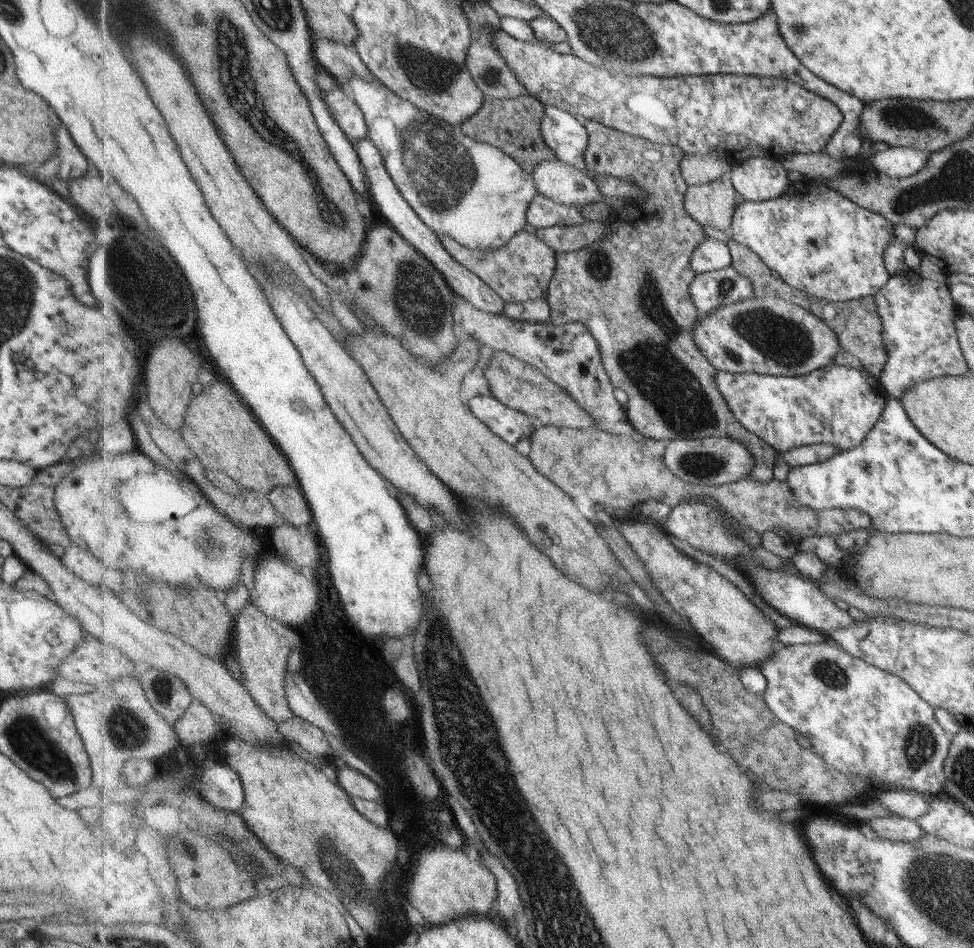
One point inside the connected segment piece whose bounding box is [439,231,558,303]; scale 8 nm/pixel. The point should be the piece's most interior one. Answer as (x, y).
(524, 271)

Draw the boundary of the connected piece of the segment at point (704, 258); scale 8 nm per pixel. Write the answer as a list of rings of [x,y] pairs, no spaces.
[[[705,237],[693,251],[692,265],[697,273],[720,271],[733,264],[729,245],[723,240]]]

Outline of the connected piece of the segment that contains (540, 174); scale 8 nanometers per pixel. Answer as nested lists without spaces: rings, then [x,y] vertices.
[[[557,158],[539,163],[533,175],[538,192],[556,203],[583,206],[603,200],[597,183],[589,175]]]

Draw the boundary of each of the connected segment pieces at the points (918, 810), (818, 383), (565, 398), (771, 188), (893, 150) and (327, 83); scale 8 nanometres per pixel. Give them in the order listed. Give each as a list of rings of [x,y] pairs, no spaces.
[[[892,789],[881,791],[877,801],[881,803],[885,810],[889,810],[892,815],[915,820],[925,811],[928,811],[930,798],[928,795],[922,795],[913,791]]]
[[[840,365],[794,377],[717,371],[714,379],[738,421],[780,451],[813,443],[832,446],[837,453],[853,449],[877,424],[886,404],[885,390],[877,378],[863,369]]]
[[[505,351],[494,352],[484,368],[492,396],[505,406],[533,416],[542,426],[555,425],[570,429],[595,429],[597,422],[592,416],[554,380],[534,366]]]
[[[755,157],[733,165],[731,179],[739,198],[751,202],[766,201],[781,196],[790,184],[789,172],[782,168],[779,159],[769,157]]]
[[[888,147],[885,150],[873,150],[867,158],[869,165],[877,172],[888,177],[908,177],[922,169],[929,153],[907,147]]]
[[[321,64],[318,66],[318,71],[320,72],[320,83],[324,90],[325,100],[350,141],[355,144],[369,138],[365,115],[353,96],[347,94],[343,88],[343,83],[333,77]]]

